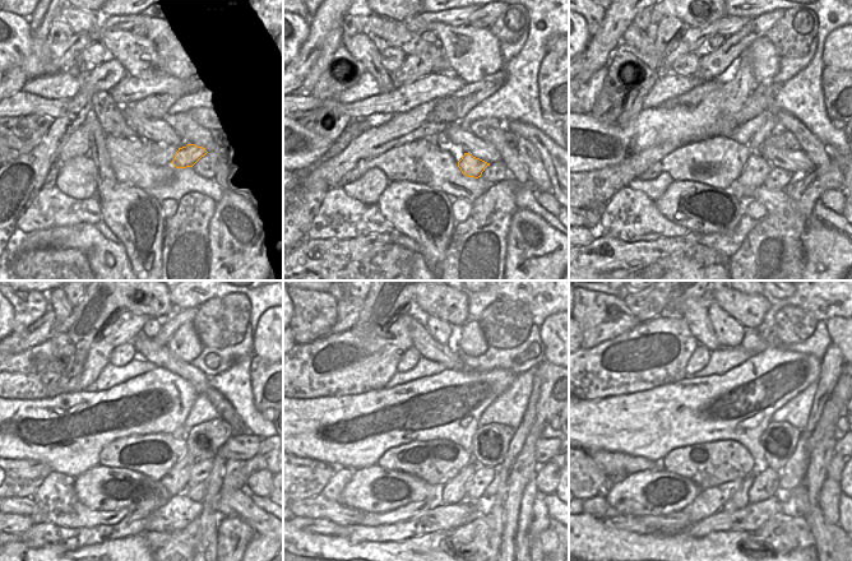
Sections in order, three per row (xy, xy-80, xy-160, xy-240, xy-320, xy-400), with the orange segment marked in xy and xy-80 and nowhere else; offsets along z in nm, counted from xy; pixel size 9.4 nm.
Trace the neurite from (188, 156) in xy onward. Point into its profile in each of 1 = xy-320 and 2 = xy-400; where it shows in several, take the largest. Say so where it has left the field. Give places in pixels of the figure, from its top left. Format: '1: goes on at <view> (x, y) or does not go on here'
1: goes on at xy-320 (454, 491)
2: goes on at xy-400 (739, 500)

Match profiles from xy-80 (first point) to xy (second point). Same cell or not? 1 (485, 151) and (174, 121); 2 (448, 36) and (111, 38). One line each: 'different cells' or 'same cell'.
1: different cells
2: different cells

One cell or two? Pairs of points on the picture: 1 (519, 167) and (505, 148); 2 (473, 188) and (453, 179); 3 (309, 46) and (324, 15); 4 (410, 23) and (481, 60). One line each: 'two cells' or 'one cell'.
1: one cell
2: one cell
3: one cell
4: one cell

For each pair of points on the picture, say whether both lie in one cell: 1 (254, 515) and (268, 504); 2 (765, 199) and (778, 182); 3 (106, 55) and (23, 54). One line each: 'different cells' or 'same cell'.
1: different cells
2: different cells
3: different cells

